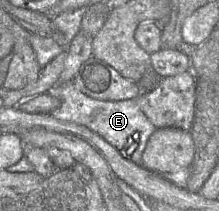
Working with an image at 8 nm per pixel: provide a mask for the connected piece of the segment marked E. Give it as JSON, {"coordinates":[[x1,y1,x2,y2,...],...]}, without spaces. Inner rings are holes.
{"coordinates":[[73,82,58,83,47,93,61,101,60,106,50,113,52,116,88,127,113,145,127,159,128,155,133,157,138,150,145,150,149,137,157,129,140,110,136,99,121,101,94,99,82,93],[125,148,128,148,127,151]]}

